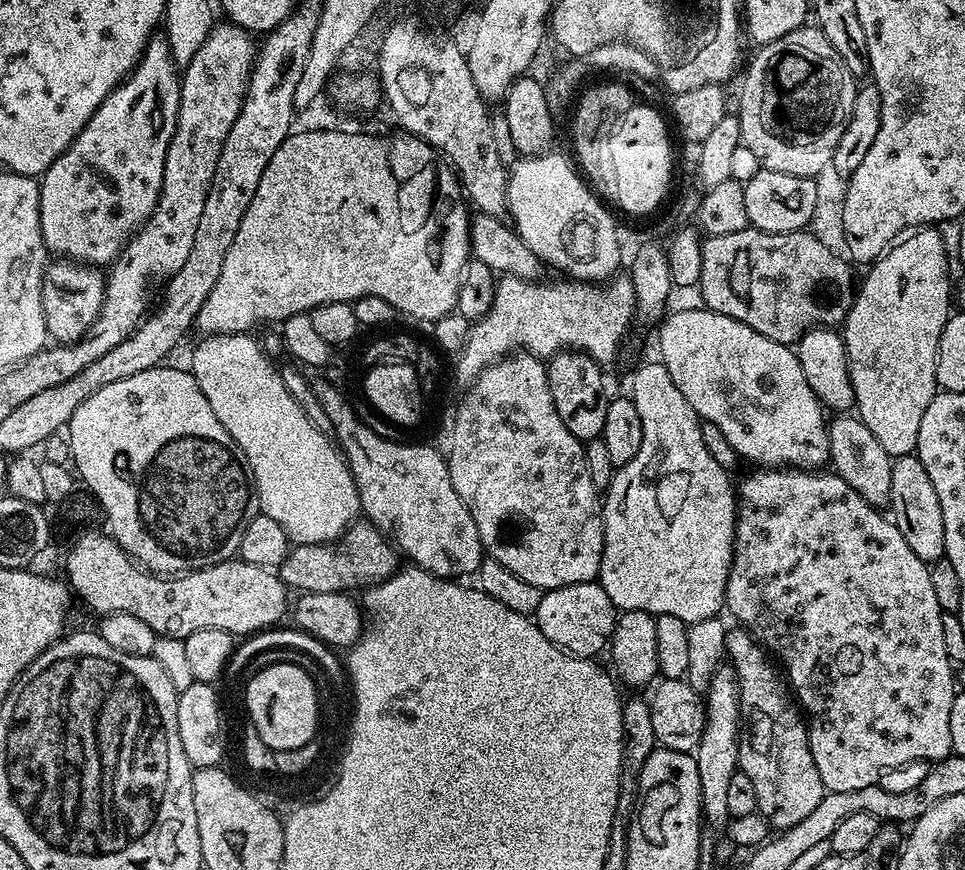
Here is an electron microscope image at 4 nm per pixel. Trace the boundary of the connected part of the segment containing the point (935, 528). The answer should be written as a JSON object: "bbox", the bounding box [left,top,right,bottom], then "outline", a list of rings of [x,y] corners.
{"bbox":[891,454,946,566],"outline":[[[914,454],[895,457],[892,466],[891,519],[895,520],[898,530],[902,530],[902,538],[906,538],[910,550],[914,550],[914,554],[918,554],[924,564],[931,566],[937,560],[945,559],[946,526],[942,522],[942,502],[938,502],[938,490],[934,490],[934,482],[930,482],[926,466],[922,466]]]}

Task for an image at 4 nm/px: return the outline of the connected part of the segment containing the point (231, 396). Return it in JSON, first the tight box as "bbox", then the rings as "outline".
{"bbox":[191,334,360,545],"outline":[[[248,334],[207,337],[206,344],[192,354],[191,374],[201,387],[202,394],[206,394],[206,402],[210,402],[210,410],[214,410],[218,422],[226,426],[226,434],[234,438],[248,459],[260,501],[260,512],[274,518],[274,522],[286,530],[293,545],[335,542],[344,535],[345,528],[357,519],[360,512],[358,490],[348,469],[348,461],[329,435],[318,430],[302,412],[290,390],[286,390],[277,365],[268,361],[267,354],[250,337]]]}

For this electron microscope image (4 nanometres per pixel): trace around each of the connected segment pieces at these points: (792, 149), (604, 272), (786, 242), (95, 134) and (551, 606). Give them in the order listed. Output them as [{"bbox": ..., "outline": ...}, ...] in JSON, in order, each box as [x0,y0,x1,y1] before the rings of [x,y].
[{"bbox":[738,26,857,177],"outline":[[[815,26],[795,28],[790,34],[778,38],[774,42],[759,45],[755,51],[756,57],[749,62],[748,73],[744,76],[744,85],[740,88],[740,109],[738,109],[738,115],[740,117],[740,139],[742,143],[756,155],[761,168],[778,170],[778,174],[819,177],[819,172],[831,165],[834,146],[838,146],[838,138],[842,138],[842,130],[846,130],[846,122],[850,118],[850,110],[854,106],[854,98],[856,97],[857,77],[853,76],[848,67],[844,65],[842,58],[834,50],[834,46],[830,46],[830,42],[822,34],[822,30]]]},{"bbox":[508,150,620,282],"outline":[[[549,150],[543,156],[517,159],[508,173],[508,210],[516,233],[530,250],[565,277],[604,282],[620,268],[620,236],[612,216],[580,181],[573,161]]]},{"bbox":[698,226,854,346],"outline":[[[749,226],[738,230],[738,234],[707,237],[702,246],[702,274],[698,285],[698,293],[704,299],[701,300],[703,307],[726,314],[726,318],[734,318],[750,326],[750,330],[758,330],[758,334],[766,334],[766,338],[789,346],[799,344],[811,328],[835,329],[843,325],[854,299],[853,265],[843,255],[840,257],[838,253],[831,252],[810,233],[808,230],[763,232]]]},{"bbox":[39,38,182,266],"outline":[[[160,38],[160,40],[156,39],[149,39],[148,45],[144,47],[143,56],[140,57],[135,68],[132,69],[128,79],[117,86],[104,99],[102,106],[98,106],[98,110],[90,118],[88,125],[76,135],[76,140],[72,145],[39,177],[41,234],[44,239],[44,247],[46,247],[49,253],[61,252],[64,255],[61,257],[73,258],[75,261],[83,262],[88,266],[101,266],[100,264],[104,264],[104,266],[111,265],[112,261],[120,255],[124,245],[128,243],[133,233],[148,221],[149,216],[152,215],[152,211],[155,210],[156,203],[160,197],[162,178],[164,177],[164,159],[168,153],[168,145],[171,144],[172,137],[176,134],[176,121],[180,115],[180,86],[182,83],[182,76],[178,68],[176,72],[176,62],[178,60],[168,40],[164,38]]]},{"bbox":[534,581,618,659],"outline":[[[597,581],[590,583],[572,583],[568,587],[547,589],[541,598],[536,610],[534,619],[542,634],[549,638],[555,645],[574,656],[581,656],[584,659],[598,656],[598,652],[609,645],[613,630],[616,628],[618,610],[613,602],[607,597],[606,592]]]}]

